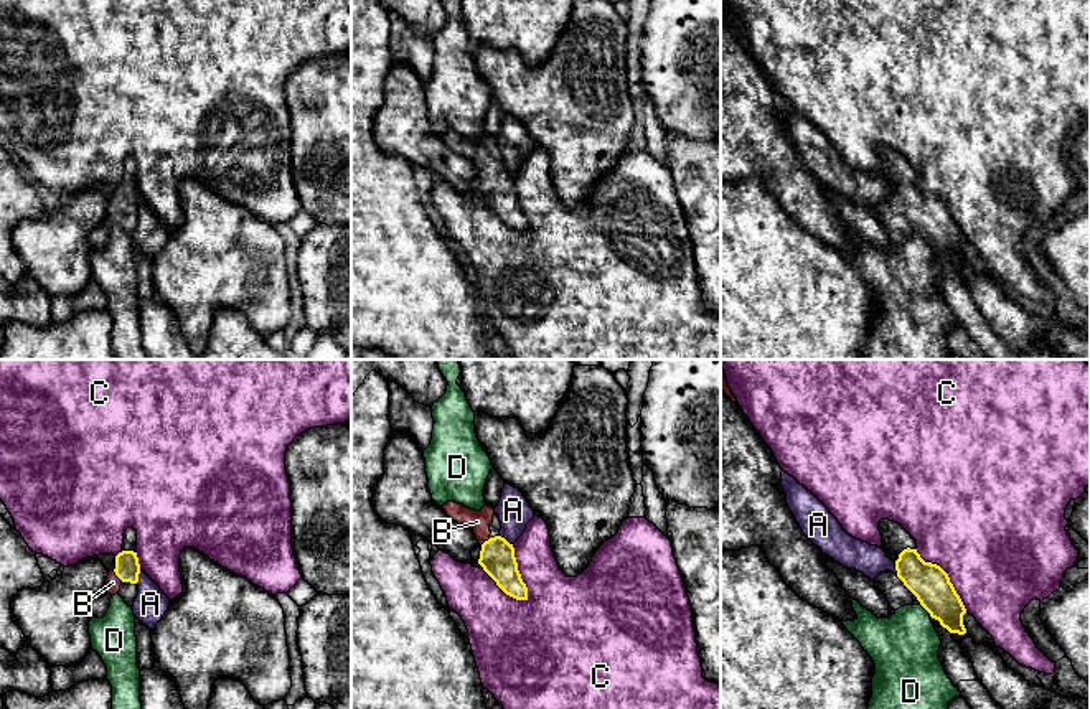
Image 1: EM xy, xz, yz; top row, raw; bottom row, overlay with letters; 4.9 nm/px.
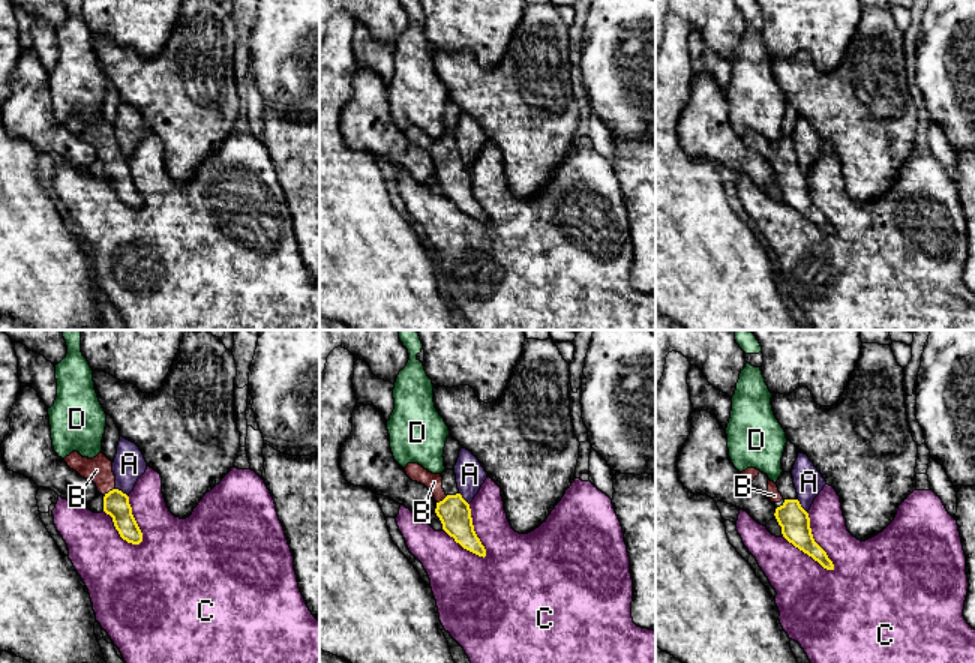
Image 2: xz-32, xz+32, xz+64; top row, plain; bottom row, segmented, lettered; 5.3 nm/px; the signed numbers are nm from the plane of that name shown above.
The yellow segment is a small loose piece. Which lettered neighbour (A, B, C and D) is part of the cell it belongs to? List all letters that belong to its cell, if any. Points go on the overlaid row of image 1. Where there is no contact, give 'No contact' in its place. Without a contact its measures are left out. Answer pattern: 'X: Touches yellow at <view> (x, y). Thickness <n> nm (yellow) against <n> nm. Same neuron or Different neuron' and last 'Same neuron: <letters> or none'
A: Touches yellow at xy (137, 576). Thickness 120 nm (yellow) against 160 nm. Different neuron
B: Touches yellow at xy (117, 576). Thickness 120 nm (yellow) against 80 nm. Same neuron
C: Touches yellow at xz (518, 572). Thickness 170 nm (yellow) against 300 nm. Different neuron
D: Touches yellow at yz (925, 609). Thickness 190 nm (yellow) against 320 nm. Different neuron
Same neuron: B

